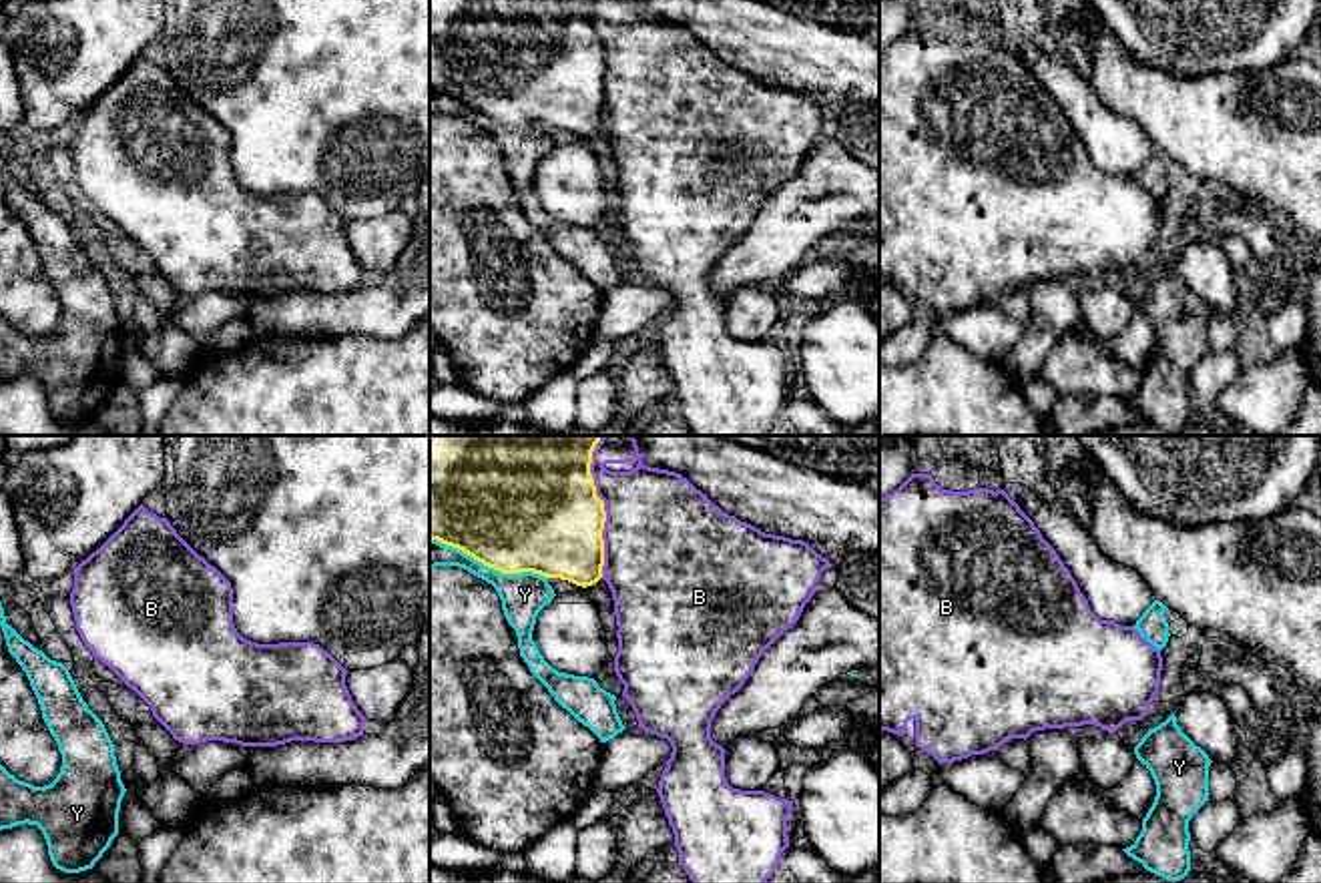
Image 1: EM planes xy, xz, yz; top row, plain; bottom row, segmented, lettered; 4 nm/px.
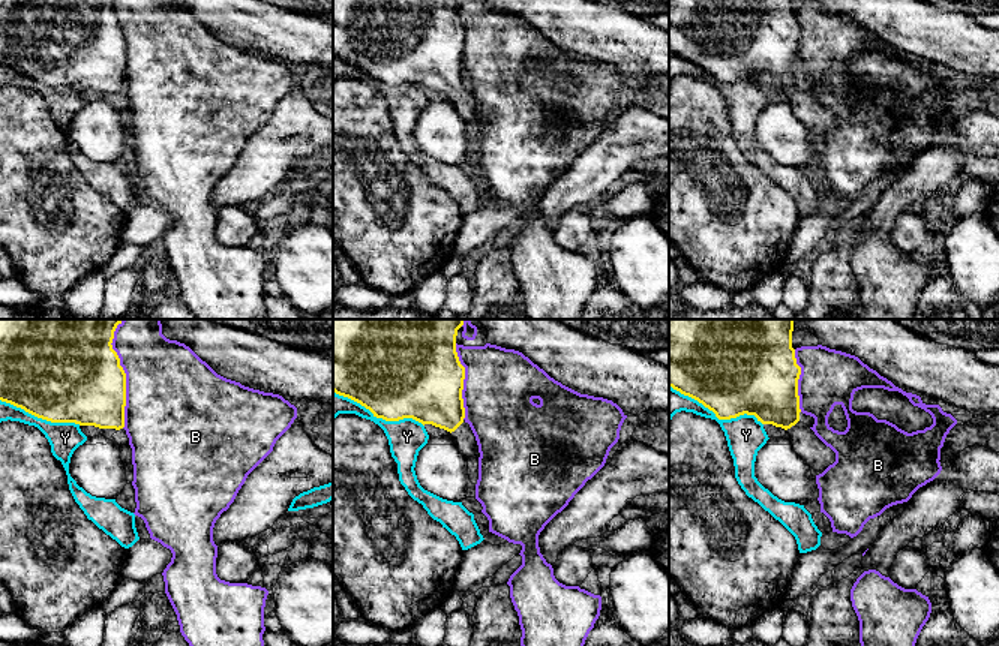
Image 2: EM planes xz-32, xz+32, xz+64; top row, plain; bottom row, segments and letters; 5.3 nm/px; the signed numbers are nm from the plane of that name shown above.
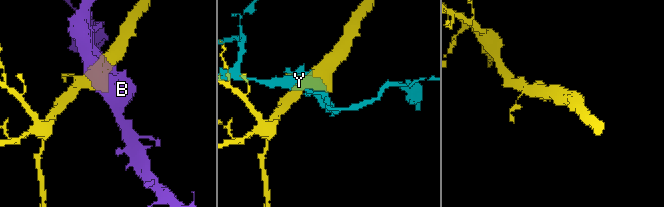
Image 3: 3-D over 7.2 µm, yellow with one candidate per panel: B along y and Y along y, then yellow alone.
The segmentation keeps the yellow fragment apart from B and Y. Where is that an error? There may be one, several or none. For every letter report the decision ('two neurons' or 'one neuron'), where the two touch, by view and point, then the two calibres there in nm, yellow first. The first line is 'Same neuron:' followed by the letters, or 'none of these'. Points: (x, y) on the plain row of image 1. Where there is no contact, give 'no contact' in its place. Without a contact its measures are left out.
Same neuron: none of these
B: two neurons | xz (605, 65) | 460/480 nm
Y: two neurons | xz (488, 117) | 500/180 nm

